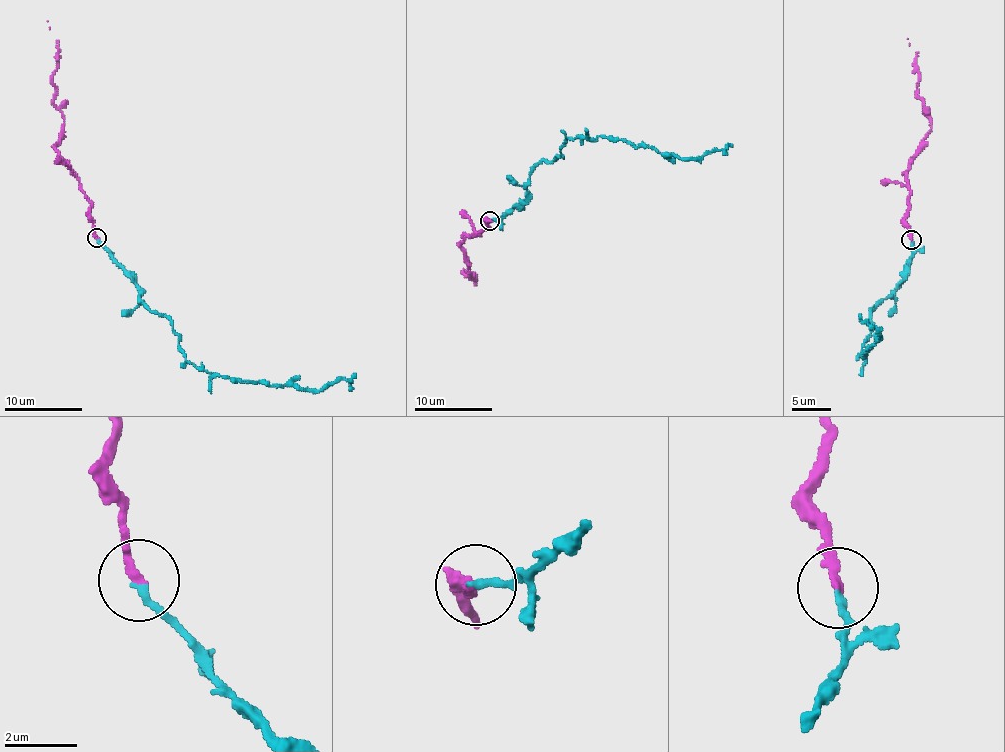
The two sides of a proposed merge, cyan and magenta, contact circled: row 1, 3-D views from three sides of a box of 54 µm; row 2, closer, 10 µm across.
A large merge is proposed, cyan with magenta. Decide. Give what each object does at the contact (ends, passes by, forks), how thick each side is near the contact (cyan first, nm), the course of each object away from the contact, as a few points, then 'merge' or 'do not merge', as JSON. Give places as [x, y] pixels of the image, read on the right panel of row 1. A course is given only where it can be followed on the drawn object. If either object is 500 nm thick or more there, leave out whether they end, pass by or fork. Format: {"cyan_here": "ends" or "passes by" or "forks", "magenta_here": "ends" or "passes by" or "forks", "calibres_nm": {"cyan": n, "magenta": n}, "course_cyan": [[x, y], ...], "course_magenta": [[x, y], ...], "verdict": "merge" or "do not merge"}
{"cyan_here": "ends", "magenta_here": "ends", "calibres_nm": {"cyan": 200, "magenta": 240}, "course_cyan": [[911, 240], [905, 279], [871, 308], [865, 355], [861, 354], [875, 338], [880, 339], [859, 314]], "course_magenta": [[911, 240], [904, 219], [909, 196], [906, 172], [931, 128], [931, 120], [917, 95], [916, 54], [908, 39]], "verdict": "merge"}

